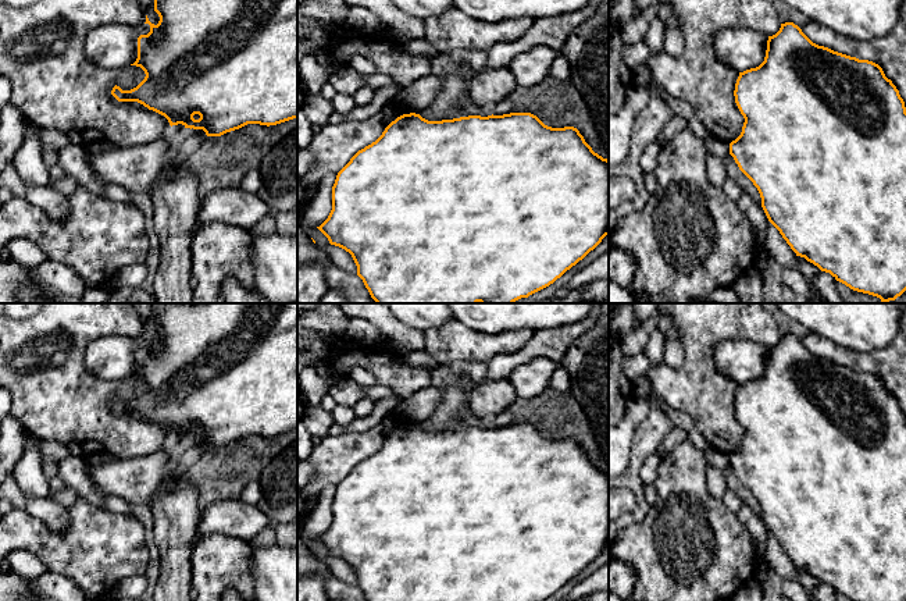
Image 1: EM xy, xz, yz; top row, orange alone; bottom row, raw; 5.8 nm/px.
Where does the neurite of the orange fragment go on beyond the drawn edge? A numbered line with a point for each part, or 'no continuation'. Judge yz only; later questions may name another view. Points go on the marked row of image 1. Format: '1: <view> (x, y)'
no continuation

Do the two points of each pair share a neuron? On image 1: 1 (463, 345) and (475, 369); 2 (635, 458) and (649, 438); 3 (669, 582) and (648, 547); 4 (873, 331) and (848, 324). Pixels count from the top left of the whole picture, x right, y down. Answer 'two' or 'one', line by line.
1: two
2: one
3: one
4: one

